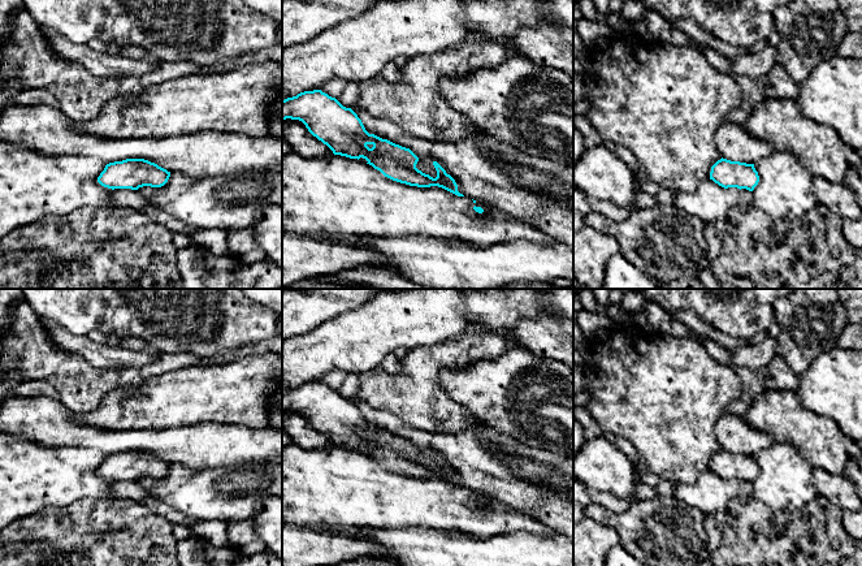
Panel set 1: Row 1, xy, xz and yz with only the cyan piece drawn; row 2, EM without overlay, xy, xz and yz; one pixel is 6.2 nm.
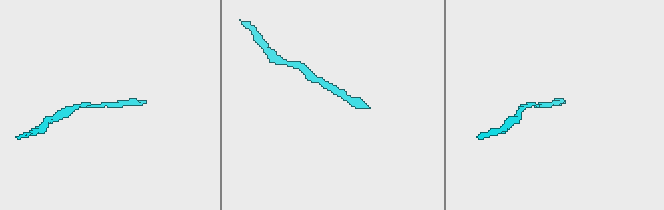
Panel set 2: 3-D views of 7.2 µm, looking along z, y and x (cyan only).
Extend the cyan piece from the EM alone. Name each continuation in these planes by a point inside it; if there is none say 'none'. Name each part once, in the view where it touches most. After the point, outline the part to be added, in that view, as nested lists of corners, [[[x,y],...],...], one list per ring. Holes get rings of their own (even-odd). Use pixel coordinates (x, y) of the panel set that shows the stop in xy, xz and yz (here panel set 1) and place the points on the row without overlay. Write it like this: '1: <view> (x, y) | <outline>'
none

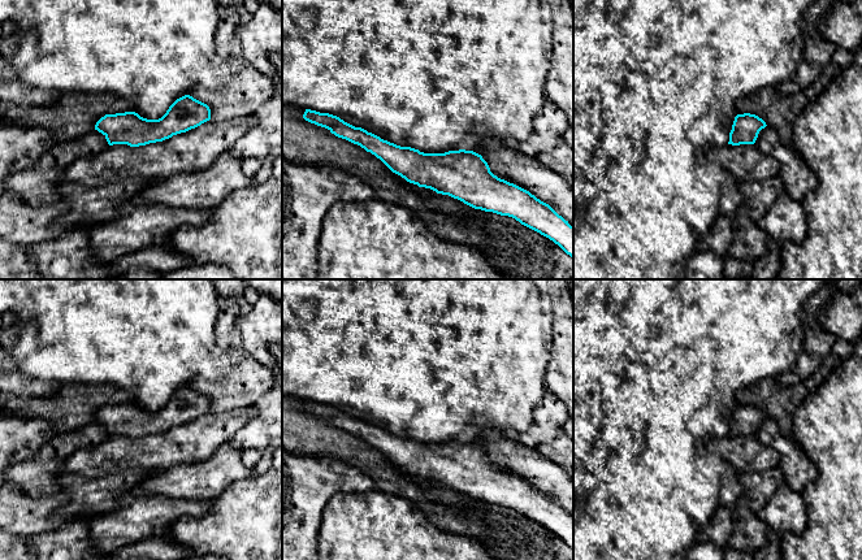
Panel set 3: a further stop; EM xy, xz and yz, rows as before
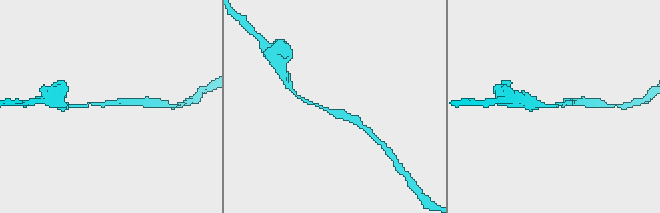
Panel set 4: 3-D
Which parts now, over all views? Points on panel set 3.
none

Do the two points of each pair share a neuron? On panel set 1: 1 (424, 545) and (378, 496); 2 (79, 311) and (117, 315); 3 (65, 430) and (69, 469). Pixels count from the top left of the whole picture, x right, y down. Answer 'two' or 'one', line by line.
1: two
2: one
3: two

